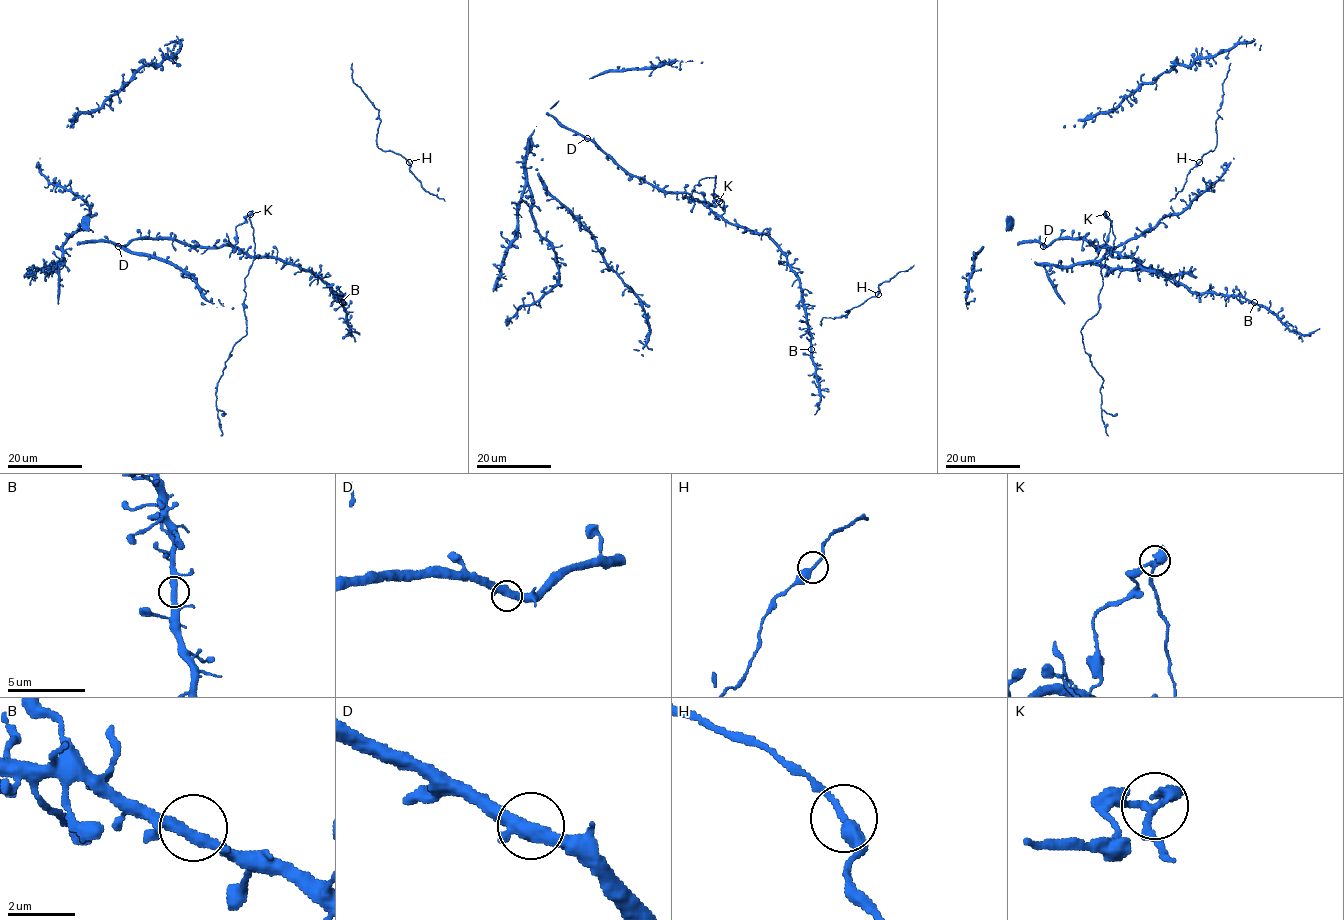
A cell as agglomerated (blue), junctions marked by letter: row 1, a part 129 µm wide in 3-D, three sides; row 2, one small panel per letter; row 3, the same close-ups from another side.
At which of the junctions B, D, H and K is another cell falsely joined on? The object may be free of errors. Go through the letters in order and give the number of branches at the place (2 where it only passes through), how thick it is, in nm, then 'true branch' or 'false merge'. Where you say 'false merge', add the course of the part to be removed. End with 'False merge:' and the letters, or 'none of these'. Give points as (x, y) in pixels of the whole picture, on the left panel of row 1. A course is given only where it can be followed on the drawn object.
B: 2 | 360 nm | true branch
D: 2 | 480 nm | true branch
H: 2 | 300 nm | true branch
K: 2 | 340 nm | false merge | (250, 213), (237, 226), (235, 247), (223, 239)
False merge: K

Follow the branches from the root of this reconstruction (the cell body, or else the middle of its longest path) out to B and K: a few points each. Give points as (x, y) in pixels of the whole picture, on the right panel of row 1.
B: (1045, 245), (1084, 239), (1096, 247), (1107, 245), (1191, 291), (1242, 295), (1254, 302)
K: (1045, 245), (1059, 239), (1084, 239), (1096, 247), (1107, 245), (1111, 221), (1106, 213)

